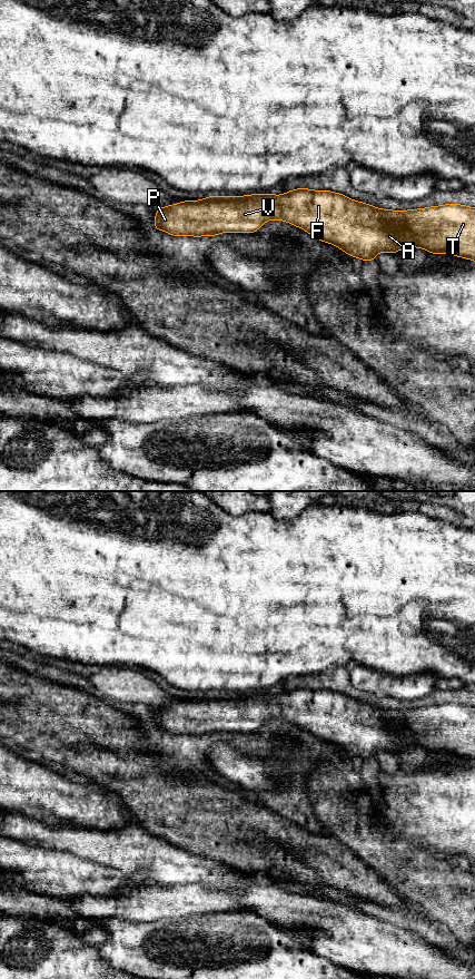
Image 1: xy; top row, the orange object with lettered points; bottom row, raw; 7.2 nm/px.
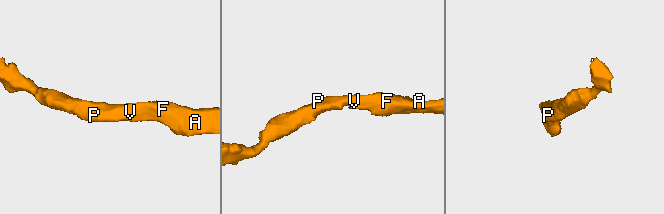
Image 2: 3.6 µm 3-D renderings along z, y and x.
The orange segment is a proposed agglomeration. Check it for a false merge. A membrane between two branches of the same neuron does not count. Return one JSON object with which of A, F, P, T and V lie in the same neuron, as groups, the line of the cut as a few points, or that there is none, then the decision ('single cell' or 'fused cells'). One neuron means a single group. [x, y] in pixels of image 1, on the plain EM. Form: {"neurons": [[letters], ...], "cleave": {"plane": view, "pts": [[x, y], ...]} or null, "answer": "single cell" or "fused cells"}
{"neurons": [["A", "F", "P", "T", "V"]], "cleave": null, "answer": "single cell"}

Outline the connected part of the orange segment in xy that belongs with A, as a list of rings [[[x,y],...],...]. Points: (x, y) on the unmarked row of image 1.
[[[297,687],[284,694],[207,695],[202,699],[185,699],[158,707],[154,726],[174,735],[212,736],[222,731],[255,732],[269,718],[290,722],[364,761],[376,758],[378,751],[393,754],[398,748],[410,746],[475,760],[475,707],[459,703],[388,709],[329,689]]]

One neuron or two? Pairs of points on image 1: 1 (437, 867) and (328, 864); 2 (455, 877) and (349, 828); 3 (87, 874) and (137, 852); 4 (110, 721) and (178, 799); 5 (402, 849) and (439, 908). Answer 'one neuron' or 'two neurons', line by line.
1: two neurons
2: one neuron
3: two neurons
4: one neuron
5: two neurons

